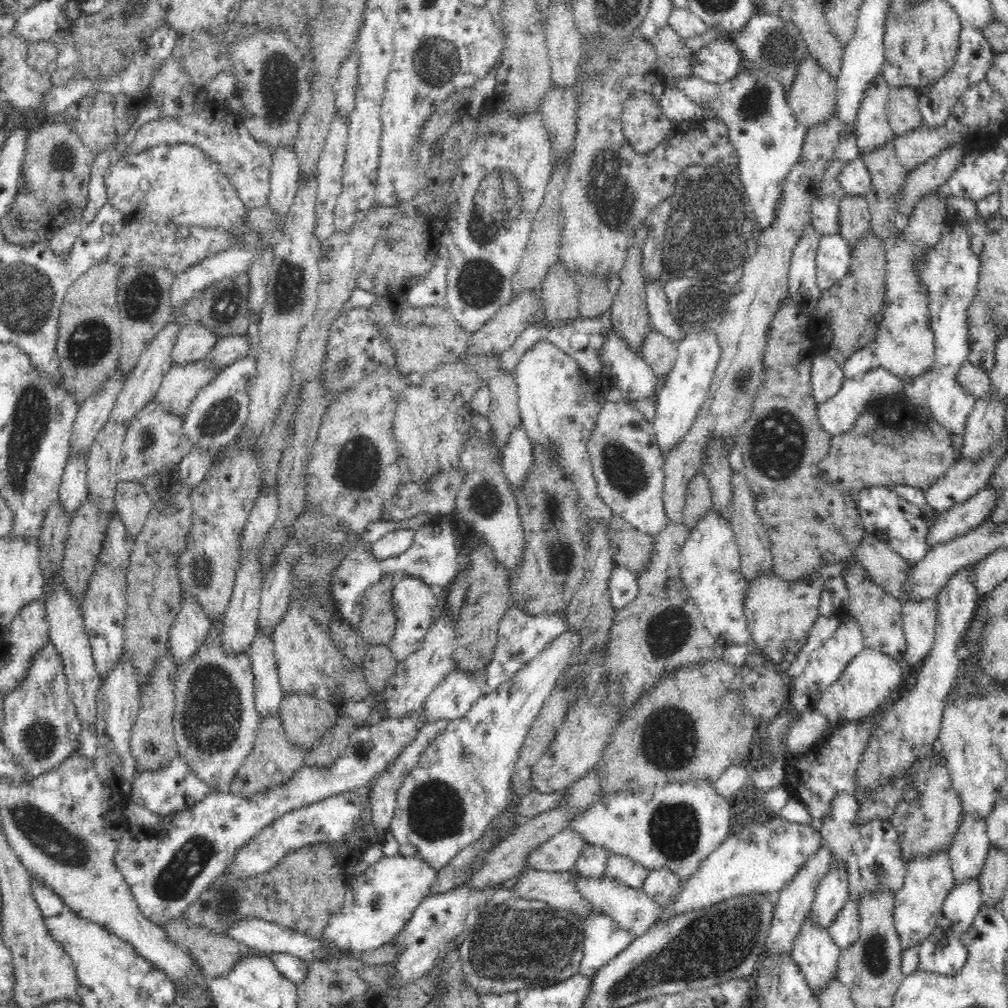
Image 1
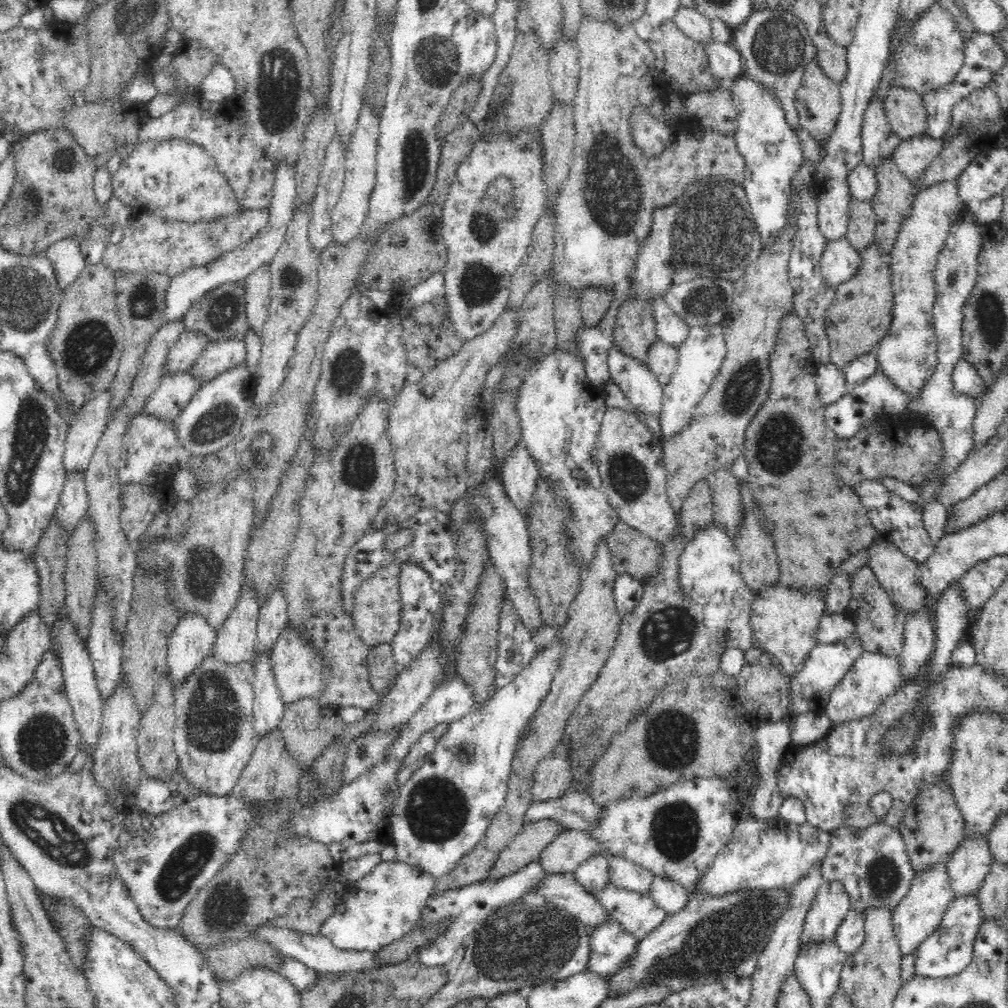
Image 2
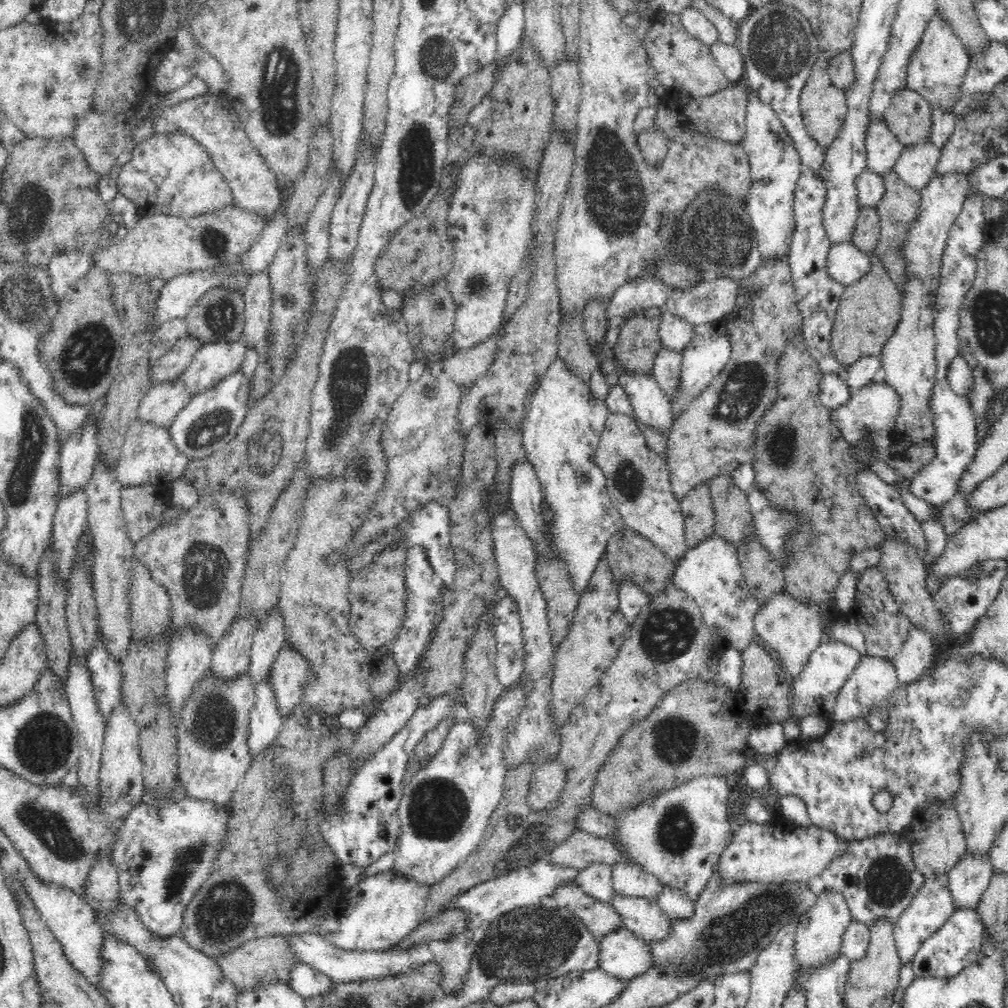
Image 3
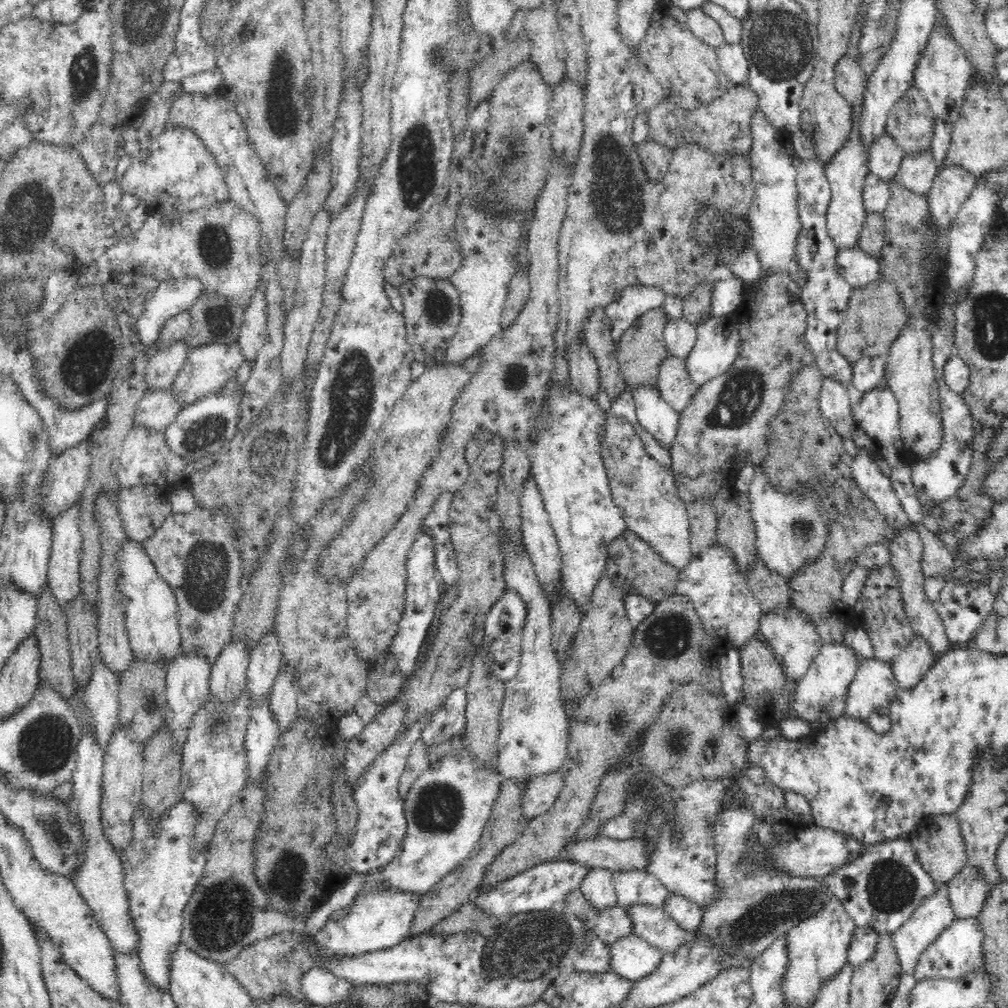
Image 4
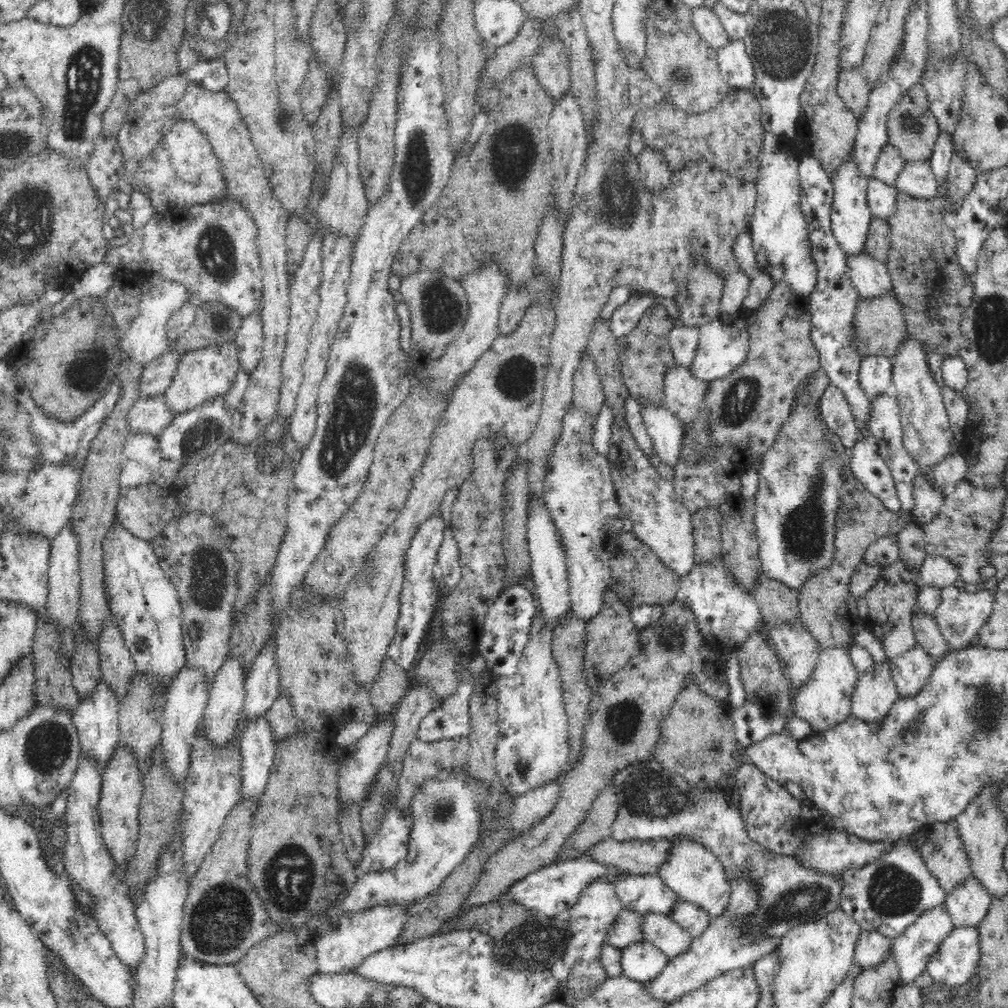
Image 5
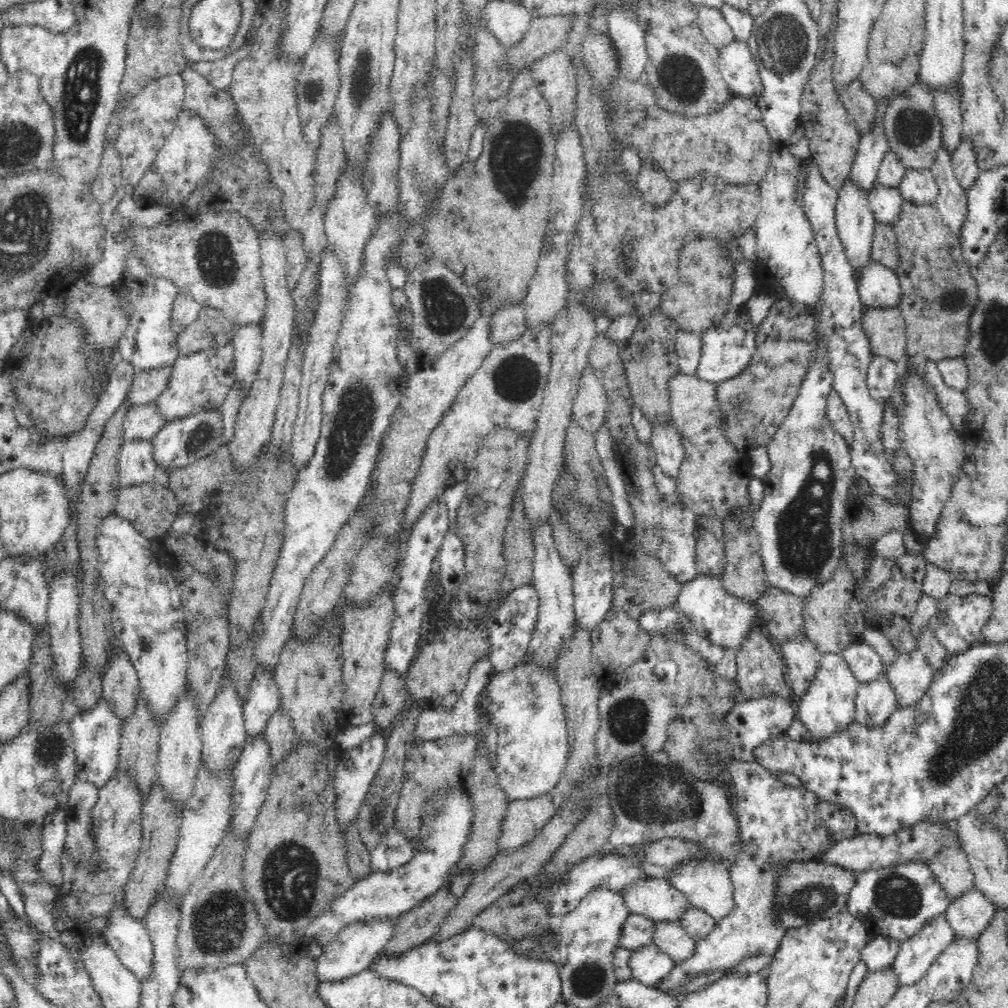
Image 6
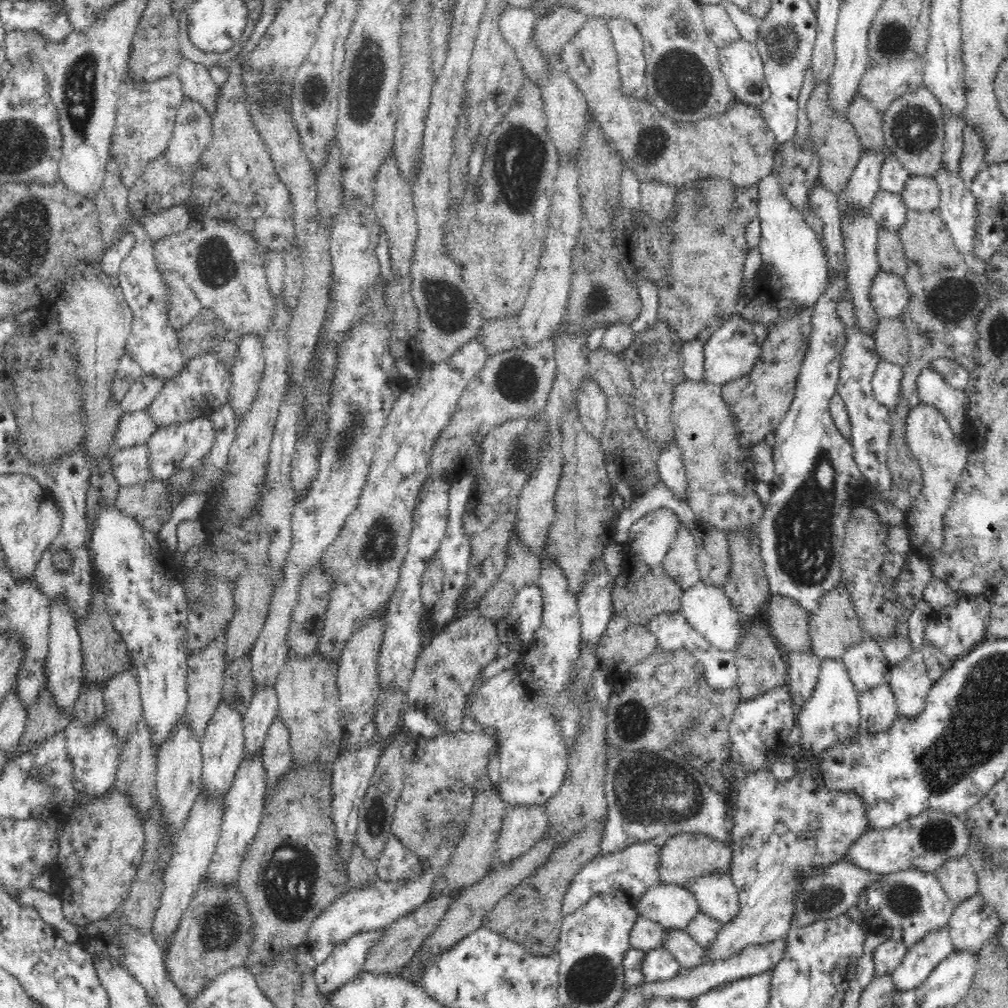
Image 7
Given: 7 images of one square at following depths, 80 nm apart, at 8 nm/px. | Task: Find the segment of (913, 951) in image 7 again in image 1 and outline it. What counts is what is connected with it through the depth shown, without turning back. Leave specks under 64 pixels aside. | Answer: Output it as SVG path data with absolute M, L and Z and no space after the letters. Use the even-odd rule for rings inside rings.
M949 852L930 853L930 856L918 856L906 859L906 876L903 885L897 890L894 901L894 926L898 931L903 949L920 944L934 930L942 914L942 903L955 885L954 873L950 869Z

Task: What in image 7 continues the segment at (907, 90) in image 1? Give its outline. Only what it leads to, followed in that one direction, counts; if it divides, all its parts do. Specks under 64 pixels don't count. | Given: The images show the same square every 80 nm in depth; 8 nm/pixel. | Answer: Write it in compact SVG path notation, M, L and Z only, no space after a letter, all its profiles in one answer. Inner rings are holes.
M922 84L914 92L899 96L888 106L882 118L885 143L891 154L900 159L910 175L934 177L943 160L945 124L940 101L932 91Z

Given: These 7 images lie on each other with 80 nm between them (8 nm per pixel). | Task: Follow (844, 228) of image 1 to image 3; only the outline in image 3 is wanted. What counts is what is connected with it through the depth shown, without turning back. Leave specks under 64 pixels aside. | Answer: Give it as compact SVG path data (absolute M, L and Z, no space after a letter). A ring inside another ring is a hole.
M860 205L858 220L854 227L854 236L852 236L852 244L868 256L875 254L878 240L880 240L880 229L877 209Z

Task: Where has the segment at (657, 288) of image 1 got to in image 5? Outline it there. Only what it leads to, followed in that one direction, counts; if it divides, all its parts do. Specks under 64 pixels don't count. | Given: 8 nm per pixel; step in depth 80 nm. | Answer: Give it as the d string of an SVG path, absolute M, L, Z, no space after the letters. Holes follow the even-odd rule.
M678 322L669 332L668 338L675 364L690 368L699 341L698 327L688 327Z

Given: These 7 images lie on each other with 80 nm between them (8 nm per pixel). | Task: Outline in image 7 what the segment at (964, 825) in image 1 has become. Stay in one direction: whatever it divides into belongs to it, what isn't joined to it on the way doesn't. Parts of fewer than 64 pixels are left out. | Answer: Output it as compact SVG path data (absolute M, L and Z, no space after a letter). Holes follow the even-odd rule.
M976 893L954 907L947 925L954 949L968 949L968 951L978 954L982 945L990 940L998 929L1002 928L1003 923L993 906L988 904L981 894Z

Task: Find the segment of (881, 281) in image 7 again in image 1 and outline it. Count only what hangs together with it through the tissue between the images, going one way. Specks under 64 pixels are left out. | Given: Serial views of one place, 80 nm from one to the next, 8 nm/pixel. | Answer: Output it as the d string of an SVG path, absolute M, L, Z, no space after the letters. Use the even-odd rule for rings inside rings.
M840 234L820 237L816 255L816 285L820 290L834 287L840 282L852 264L852 244Z

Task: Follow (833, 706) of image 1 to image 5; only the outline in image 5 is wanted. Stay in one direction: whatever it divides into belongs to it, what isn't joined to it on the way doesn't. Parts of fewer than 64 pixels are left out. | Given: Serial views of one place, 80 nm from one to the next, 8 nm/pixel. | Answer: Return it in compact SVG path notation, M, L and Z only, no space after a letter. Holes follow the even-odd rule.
M886 662L859 675L851 696L852 715L857 720L877 725L888 716L899 697L890 670L890 662Z

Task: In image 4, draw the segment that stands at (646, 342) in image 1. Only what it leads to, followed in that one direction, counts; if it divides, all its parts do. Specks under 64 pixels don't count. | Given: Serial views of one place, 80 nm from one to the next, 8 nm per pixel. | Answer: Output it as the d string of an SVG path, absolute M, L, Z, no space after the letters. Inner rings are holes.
M668 355L658 368L658 390L662 399L681 413L700 387L690 381L686 363L674 355Z

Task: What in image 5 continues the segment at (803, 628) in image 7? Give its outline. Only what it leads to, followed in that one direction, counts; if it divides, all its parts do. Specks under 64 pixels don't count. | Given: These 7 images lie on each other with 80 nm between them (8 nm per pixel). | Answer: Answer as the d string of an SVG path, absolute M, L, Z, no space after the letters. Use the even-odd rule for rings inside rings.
M760 573L751 593L759 604L765 625L791 625L801 620L798 591L774 580L774 577Z

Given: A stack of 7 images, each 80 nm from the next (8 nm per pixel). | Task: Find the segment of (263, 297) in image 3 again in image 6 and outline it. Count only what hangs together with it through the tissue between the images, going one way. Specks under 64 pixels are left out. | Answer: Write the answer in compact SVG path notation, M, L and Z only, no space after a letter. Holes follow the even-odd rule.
M250 323L236 329L236 334L231 340L235 352L235 376L236 382L241 385L242 400L252 388L256 374L262 362L262 330L263 328Z

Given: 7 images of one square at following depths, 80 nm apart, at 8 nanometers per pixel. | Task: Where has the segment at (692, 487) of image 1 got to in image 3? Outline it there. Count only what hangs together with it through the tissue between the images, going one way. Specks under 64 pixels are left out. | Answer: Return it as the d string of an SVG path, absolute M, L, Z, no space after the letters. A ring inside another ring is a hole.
M697 484L681 502L684 515L685 539L688 547L715 534L715 510L709 484Z

